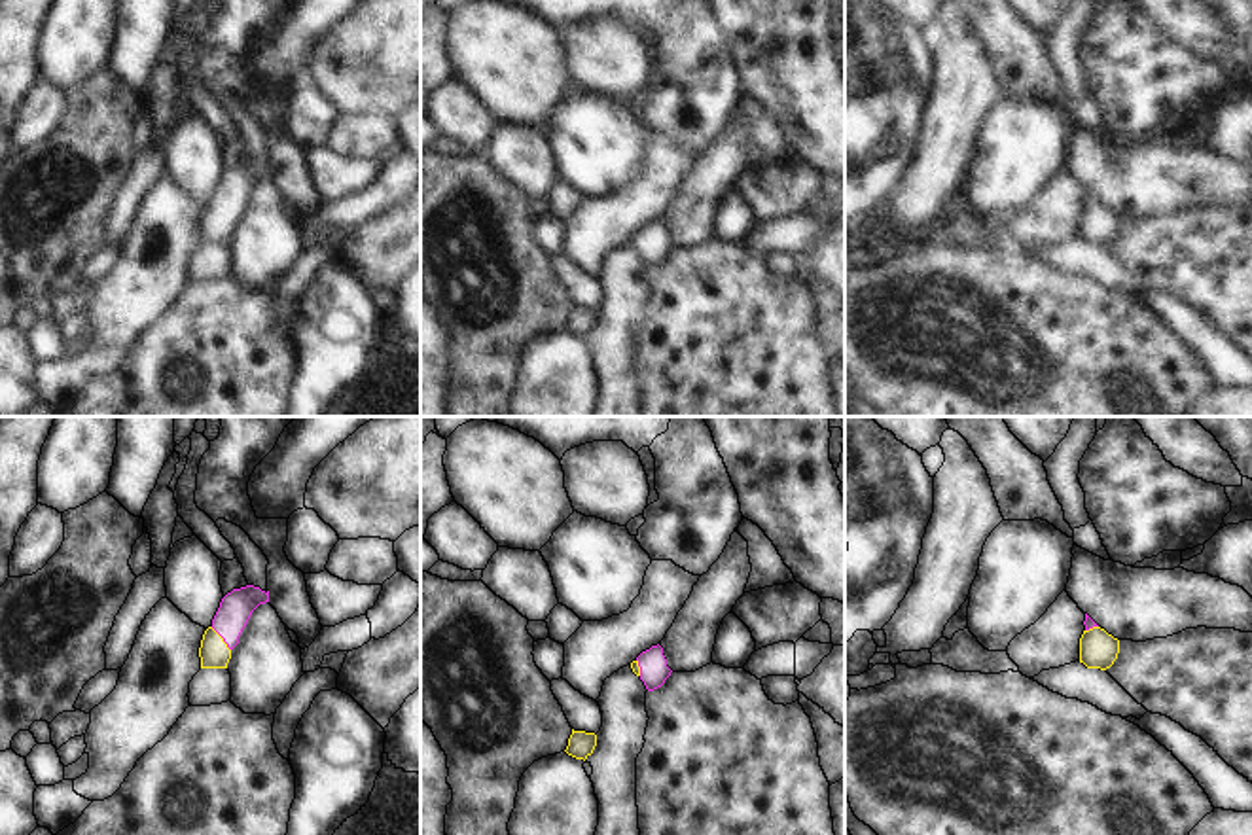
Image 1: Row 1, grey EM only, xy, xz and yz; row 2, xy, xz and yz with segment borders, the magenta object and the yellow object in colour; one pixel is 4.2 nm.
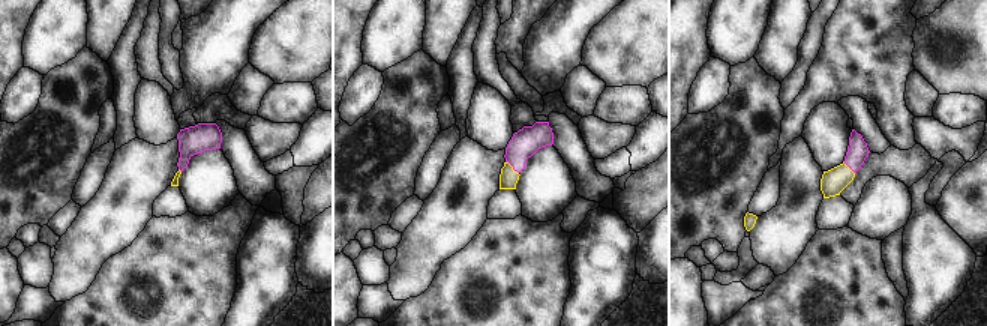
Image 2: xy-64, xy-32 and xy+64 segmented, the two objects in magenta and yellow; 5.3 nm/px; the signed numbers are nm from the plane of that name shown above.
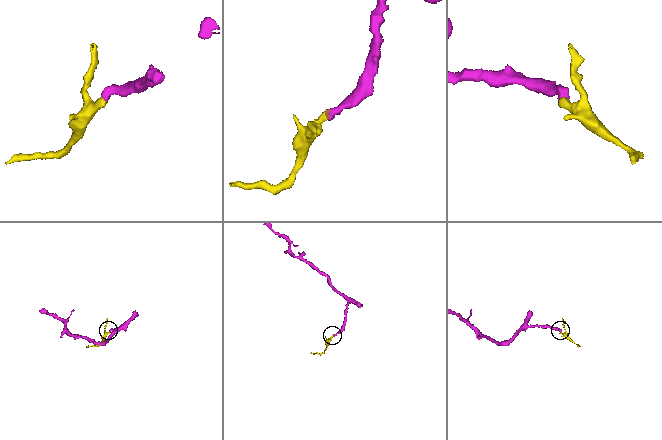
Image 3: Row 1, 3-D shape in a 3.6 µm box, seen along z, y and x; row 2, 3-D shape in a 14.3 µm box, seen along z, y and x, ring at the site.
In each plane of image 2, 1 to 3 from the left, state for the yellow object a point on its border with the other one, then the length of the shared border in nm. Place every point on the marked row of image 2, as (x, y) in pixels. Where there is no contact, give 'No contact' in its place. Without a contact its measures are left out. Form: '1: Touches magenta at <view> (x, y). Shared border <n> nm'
1: No contact
2: Touches magenta at xy-32 (512, 166). Shared border 100 nm
3: Touches magenta at xy+64 (848, 166). Shared border 90 nm.

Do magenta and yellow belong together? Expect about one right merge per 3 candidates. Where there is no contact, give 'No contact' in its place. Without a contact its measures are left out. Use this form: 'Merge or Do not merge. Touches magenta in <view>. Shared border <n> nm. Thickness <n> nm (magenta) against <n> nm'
Merge. Touches magenta in xy. Shared border 130 nm. Thickness 140 nm (magenta) against 130 nm.

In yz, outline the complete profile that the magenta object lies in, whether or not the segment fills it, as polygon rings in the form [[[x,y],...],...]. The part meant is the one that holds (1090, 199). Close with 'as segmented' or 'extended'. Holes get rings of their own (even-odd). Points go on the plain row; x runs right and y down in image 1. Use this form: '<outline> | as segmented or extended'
[[[1087,189],[1083,201],[1085,206],[1080,214],[1080,239],[1087,244],[1110,244],[1118,235],[1119,216],[1100,204]]] | extended

